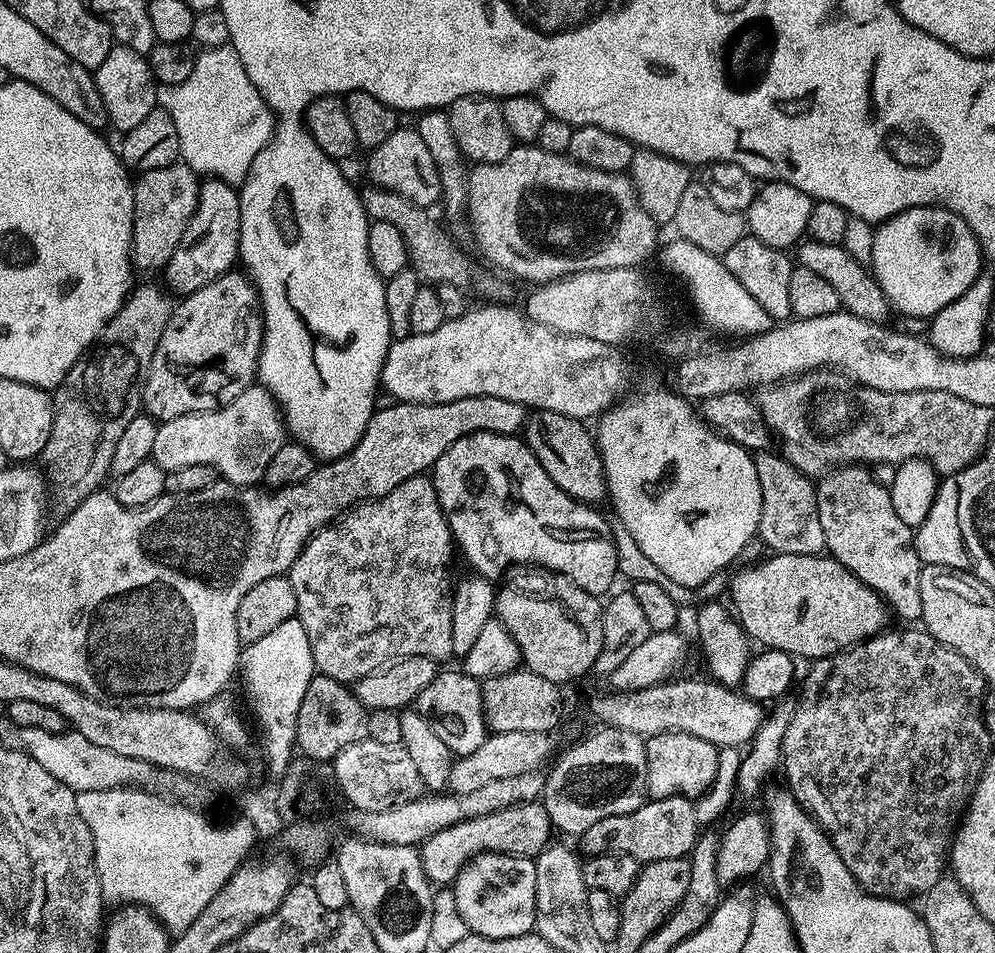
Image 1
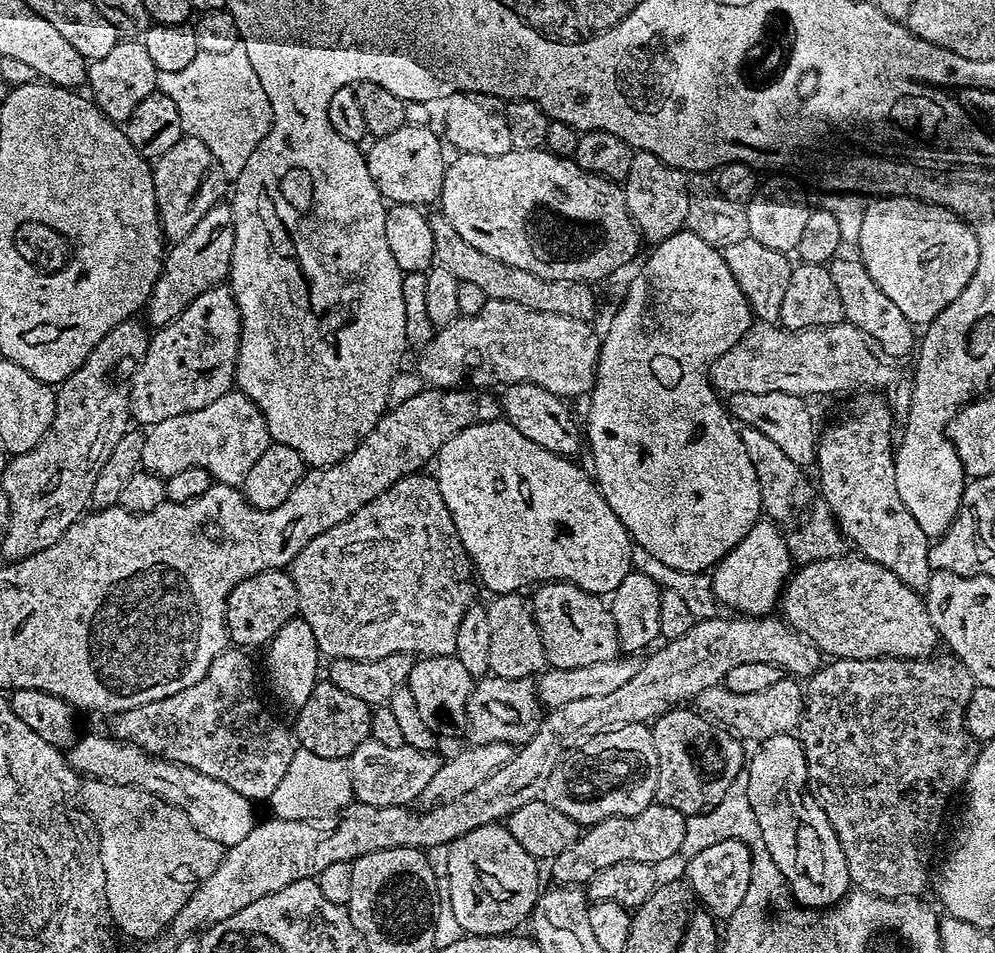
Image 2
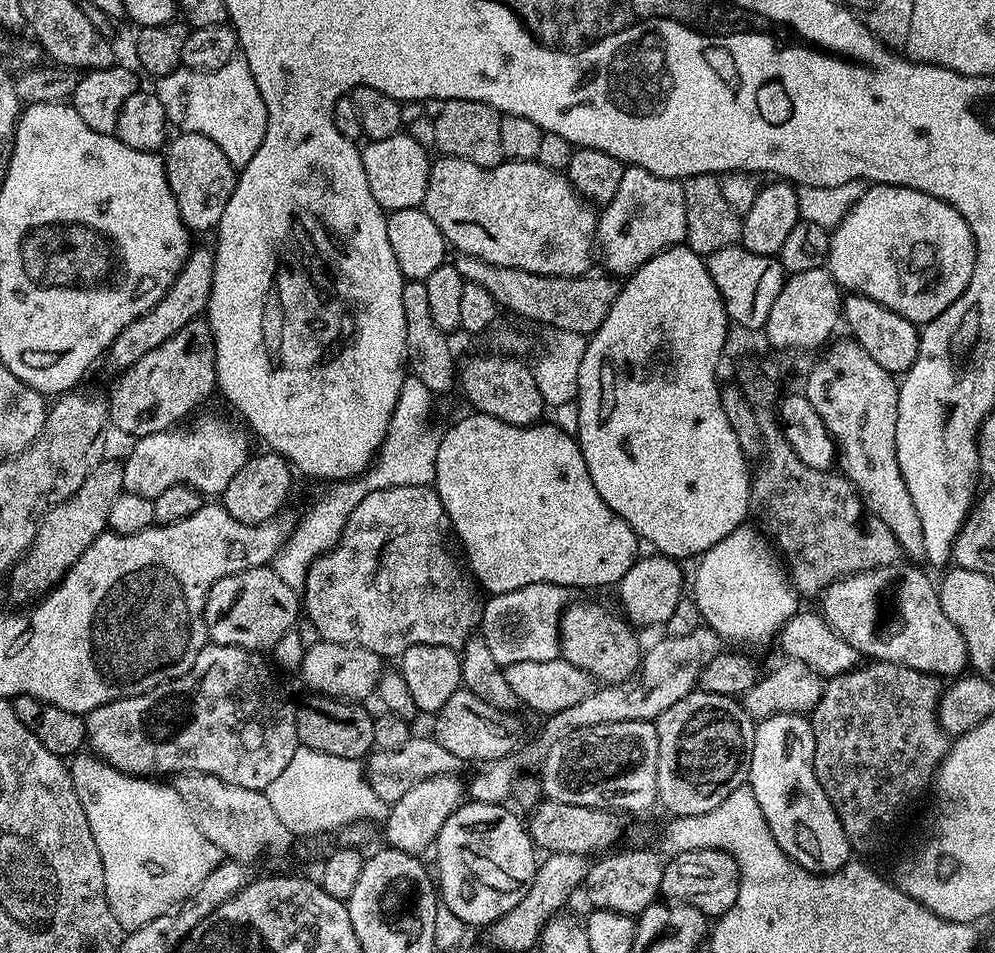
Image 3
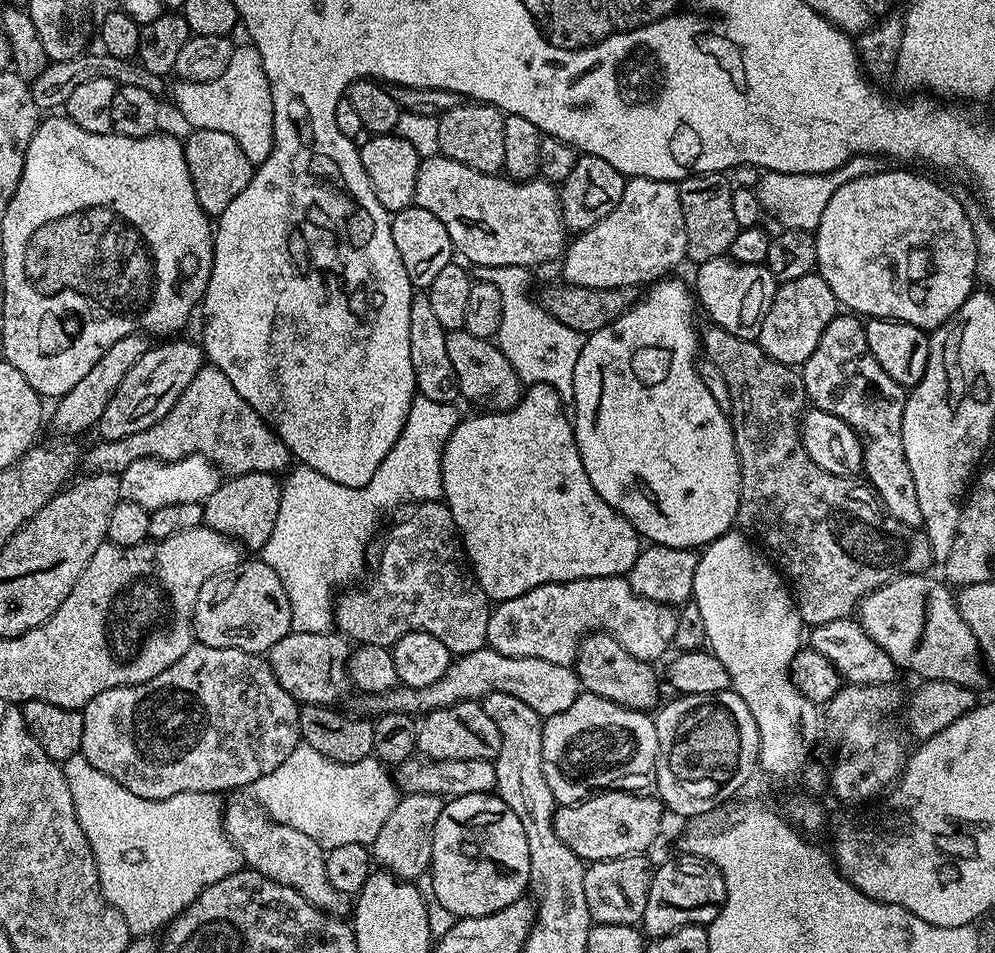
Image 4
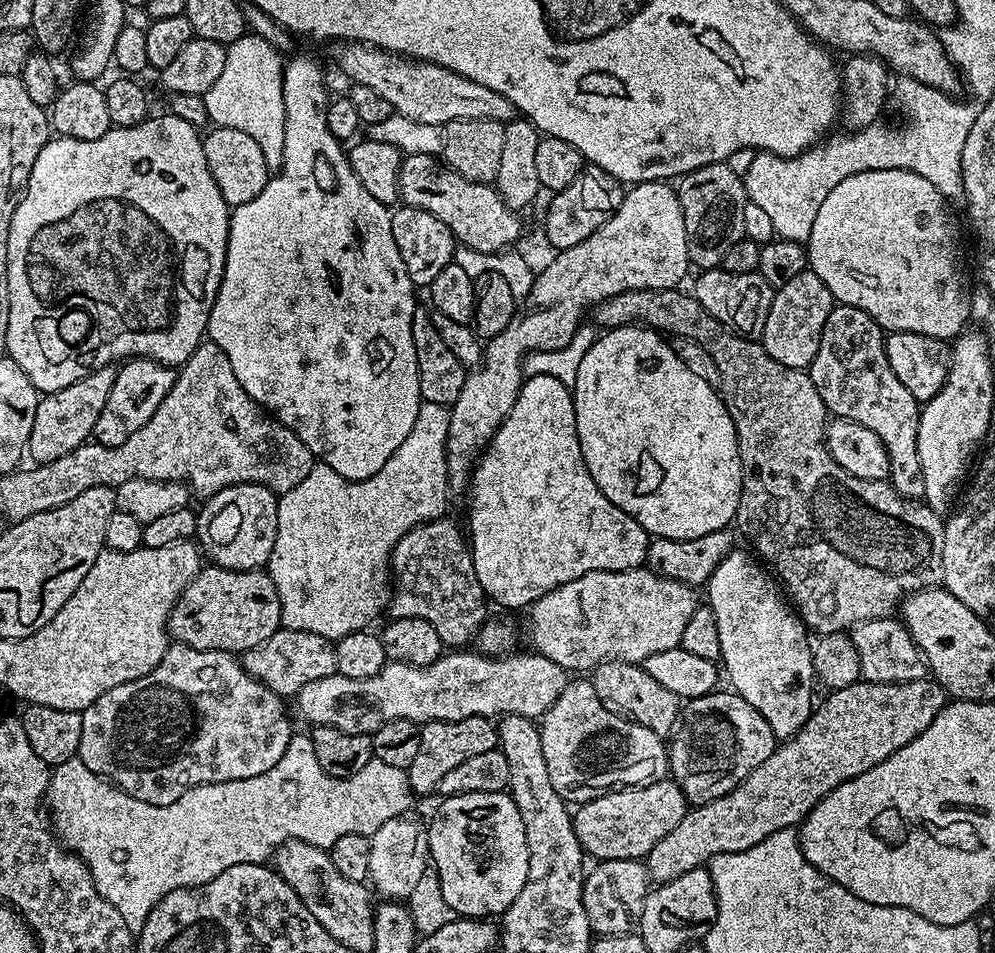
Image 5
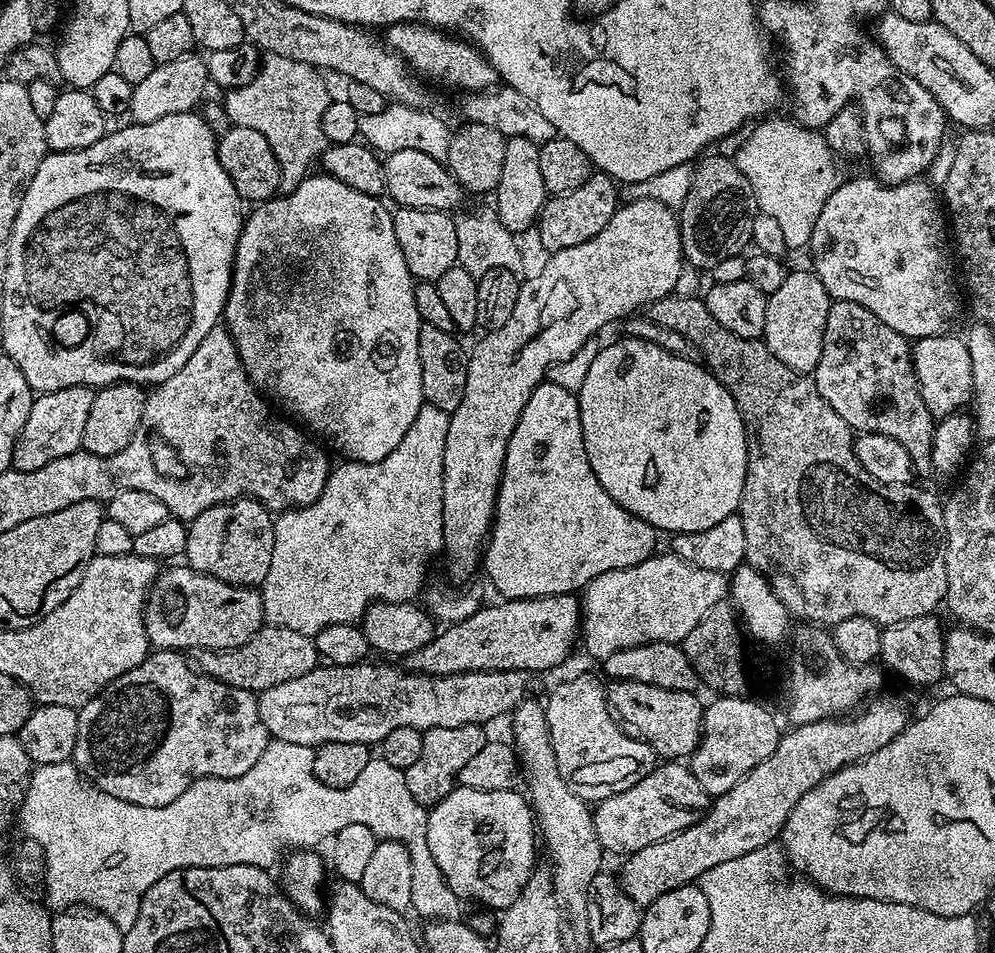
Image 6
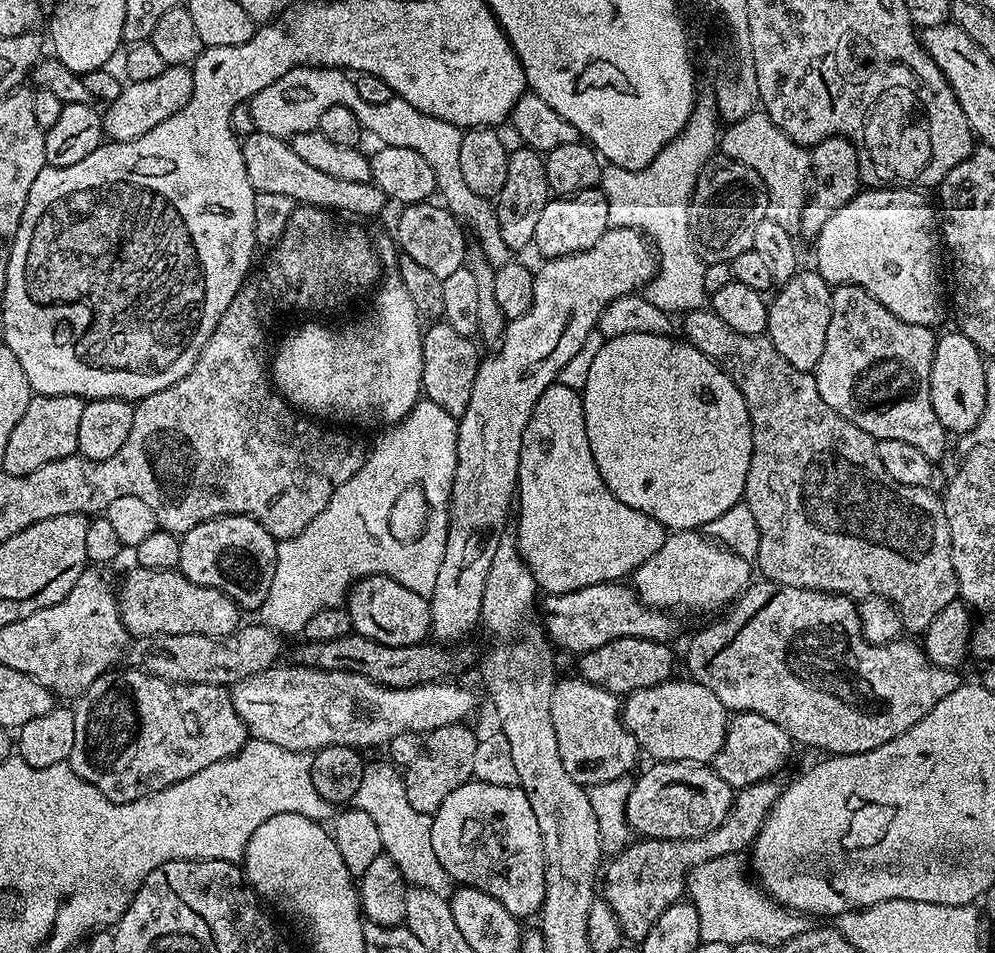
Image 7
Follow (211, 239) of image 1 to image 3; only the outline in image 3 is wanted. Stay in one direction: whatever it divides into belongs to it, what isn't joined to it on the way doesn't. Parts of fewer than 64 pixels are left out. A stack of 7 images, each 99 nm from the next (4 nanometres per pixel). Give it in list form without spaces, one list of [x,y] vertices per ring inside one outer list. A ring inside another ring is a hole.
[[[193,247],[192,253],[186,258],[178,278],[170,287],[168,292],[161,298],[154,307],[146,314],[142,314],[118,338],[113,342],[110,349],[112,364],[117,368],[117,373],[127,372],[138,358],[146,358],[150,350],[155,350],[157,346],[162,346],[166,338],[174,338],[182,326],[186,326],[191,320],[197,319],[207,309],[210,290],[212,289],[212,271],[214,270],[214,252],[211,247]]]

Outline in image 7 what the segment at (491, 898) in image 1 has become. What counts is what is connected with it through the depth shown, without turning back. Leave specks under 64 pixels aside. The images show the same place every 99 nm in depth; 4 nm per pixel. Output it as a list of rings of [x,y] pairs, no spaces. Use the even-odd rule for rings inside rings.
[[[471,779],[458,786],[454,794],[446,797],[446,802],[438,806],[432,816],[430,842],[434,842],[434,854],[446,870],[446,874],[457,885],[466,888],[477,888],[490,898],[498,898],[510,914],[518,918],[535,917],[544,901],[544,851],[542,834],[538,834],[538,821],[530,807],[530,798],[517,786],[490,786],[490,782]]]

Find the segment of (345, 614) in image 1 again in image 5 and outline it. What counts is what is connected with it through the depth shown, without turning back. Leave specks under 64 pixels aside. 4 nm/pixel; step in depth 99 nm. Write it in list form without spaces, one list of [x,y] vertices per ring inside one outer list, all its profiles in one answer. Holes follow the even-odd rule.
[[[448,519],[419,524],[396,543],[390,561],[394,587],[386,612],[394,620],[422,618],[422,622],[430,622],[438,630],[441,645],[456,650],[475,641],[489,612],[484,605],[484,588],[478,582],[478,574],[474,574],[469,541],[461,525],[459,528]]]

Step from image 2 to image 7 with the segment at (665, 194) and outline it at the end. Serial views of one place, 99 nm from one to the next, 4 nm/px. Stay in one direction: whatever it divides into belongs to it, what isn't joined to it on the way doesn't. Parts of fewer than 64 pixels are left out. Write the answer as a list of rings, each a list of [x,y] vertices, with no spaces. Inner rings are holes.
[[[609,227],[598,242],[590,250],[582,250],[573,256],[559,256],[557,260],[545,259],[544,265],[534,272],[534,298],[530,310],[518,318],[507,321],[503,336],[499,337],[495,345],[496,352],[492,352],[483,357],[478,366],[478,374],[474,378],[474,390],[470,390],[470,402],[466,405],[466,414],[458,418],[456,425],[456,469],[454,470],[454,482],[452,483],[452,493],[448,503],[448,533],[446,534],[446,554],[442,554],[442,566],[438,570],[438,579],[434,581],[434,590],[429,599],[430,618],[432,619],[432,630],[430,633],[433,641],[439,642],[445,646],[455,646],[471,634],[480,624],[480,611],[482,610],[482,593],[486,590],[486,574],[490,574],[490,562],[494,562],[494,553],[498,551],[498,542],[506,535],[507,526],[510,524],[510,512],[508,516],[508,507],[513,507],[514,497],[516,496],[516,479],[518,478],[518,462],[520,461],[520,451],[522,450],[522,434],[528,429],[530,414],[538,402],[538,398],[544,396],[544,391],[550,385],[557,383],[562,366],[573,363],[582,350],[584,344],[589,343],[590,337],[596,332],[596,323],[602,314],[602,310],[610,302],[614,302],[619,296],[633,295],[637,290],[643,289],[644,285],[656,275],[658,267],[658,257],[648,239],[640,232],[635,232],[632,228],[614,228]]]

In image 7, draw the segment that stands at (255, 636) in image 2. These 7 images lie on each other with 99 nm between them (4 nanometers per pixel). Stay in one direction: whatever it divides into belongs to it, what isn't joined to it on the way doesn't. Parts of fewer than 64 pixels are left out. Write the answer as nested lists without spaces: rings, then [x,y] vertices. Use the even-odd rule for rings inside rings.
[[[139,566],[124,576],[124,581],[118,584],[118,599],[120,601],[120,617],[129,637],[165,636],[166,634],[206,634],[207,636],[228,636],[241,627],[242,609],[226,594],[214,590],[210,586],[198,586],[187,580],[179,570],[146,570]]]

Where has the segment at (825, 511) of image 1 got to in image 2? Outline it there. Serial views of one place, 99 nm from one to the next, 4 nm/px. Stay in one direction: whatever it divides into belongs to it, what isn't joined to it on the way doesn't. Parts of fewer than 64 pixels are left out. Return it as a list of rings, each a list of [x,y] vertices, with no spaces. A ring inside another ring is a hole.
[[[864,390],[853,395],[852,409],[848,416],[841,418],[837,424],[832,424],[828,429],[819,433],[816,442],[816,458],[814,469],[820,475],[820,492],[824,495],[823,503],[832,517],[836,519],[836,526],[843,534],[845,541],[852,544],[857,553],[866,560],[873,560],[886,570],[898,574],[906,586],[917,590],[928,587],[928,580],[934,571],[928,561],[930,538],[914,522],[914,514],[906,510],[906,502],[898,498],[898,486],[894,482],[894,432],[892,436],[892,412],[888,409],[886,401],[872,390]]]

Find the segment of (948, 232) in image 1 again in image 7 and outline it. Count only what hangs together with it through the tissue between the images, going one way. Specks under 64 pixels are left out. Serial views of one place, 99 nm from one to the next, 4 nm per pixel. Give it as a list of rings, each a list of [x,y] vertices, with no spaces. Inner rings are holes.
[[[910,188],[891,190],[868,190],[857,194],[833,212],[824,228],[814,238],[816,244],[815,271],[819,272],[829,286],[838,284],[857,284],[862,286],[890,314],[902,318],[902,322],[911,324],[935,325],[940,316],[940,295],[946,288],[936,284],[940,280],[940,252],[942,256],[942,237],[938,231],[938,212],[927,200],[925,193]]]

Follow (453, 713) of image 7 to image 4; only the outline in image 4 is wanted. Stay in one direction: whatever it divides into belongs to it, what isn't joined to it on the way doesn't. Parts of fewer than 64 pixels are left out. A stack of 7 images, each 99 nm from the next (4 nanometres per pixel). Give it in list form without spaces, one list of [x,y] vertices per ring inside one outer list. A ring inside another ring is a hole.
[[[486,646],[482,650],[455,657],[446,674],[442,674],[442,678],[438,678],[438,682],[433,682],[431,686],[391,688],[382,696],[382,708],[384,712],[427,714],[439,708],[454,706],[463,700],[480,702],[491,692],[501,692],[514,694],[514,698],[526,702],[530,710],[534,710],[542,718],[547,718],[562,714],[562,710],[567,710],[574,703],[574,698],[580,696],[581,691],[575,667],[558,662],[542,662],[542,658],[514,658],[498,654],[498,650]]]

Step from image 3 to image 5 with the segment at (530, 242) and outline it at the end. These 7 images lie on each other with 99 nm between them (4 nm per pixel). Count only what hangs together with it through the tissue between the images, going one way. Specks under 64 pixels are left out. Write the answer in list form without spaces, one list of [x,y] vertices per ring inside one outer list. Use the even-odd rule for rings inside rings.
[[[426,154],[405,155],[398,174],[400,200],[407,207],[434,214],[463,247],[483,252],[502,252],[513,247],[520,236],[520,220],[513,209],[502,202],[492,184],[479,184],[462,178],[443,159]]]

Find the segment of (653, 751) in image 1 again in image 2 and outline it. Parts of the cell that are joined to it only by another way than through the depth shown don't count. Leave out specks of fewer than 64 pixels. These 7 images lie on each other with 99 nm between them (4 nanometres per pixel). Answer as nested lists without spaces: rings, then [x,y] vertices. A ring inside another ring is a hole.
[[[674,706],[651,721],[650,727],[656,755],[655,803],[670,806],[685,818],[717,804],[745,767],[745,745],[727,728],[691,707]]]

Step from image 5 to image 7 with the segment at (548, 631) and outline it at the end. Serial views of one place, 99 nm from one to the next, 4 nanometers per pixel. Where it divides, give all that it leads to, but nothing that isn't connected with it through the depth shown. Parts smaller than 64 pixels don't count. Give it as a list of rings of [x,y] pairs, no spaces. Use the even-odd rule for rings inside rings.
[[[676,530],[665,535],[662,550],[646,558],[630,580],[637,596],[649,608],[720,608],[723,604],[731,605],[751,585],[748,583],[752,580],[752,572],[754,576],[749,560],[738,558],[738,554],[721,548],[699,531]]]

